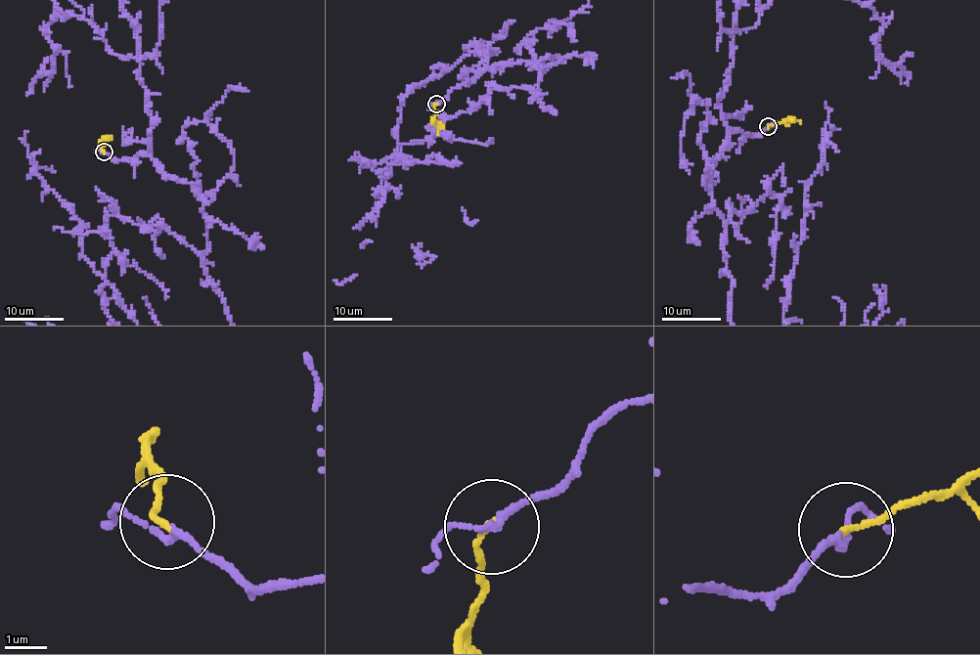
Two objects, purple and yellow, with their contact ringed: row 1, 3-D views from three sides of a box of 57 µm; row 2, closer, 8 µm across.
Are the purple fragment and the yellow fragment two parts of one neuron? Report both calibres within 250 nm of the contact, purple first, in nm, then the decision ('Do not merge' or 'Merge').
Thickness 150 nm (purple) against 150 nm. Merge

